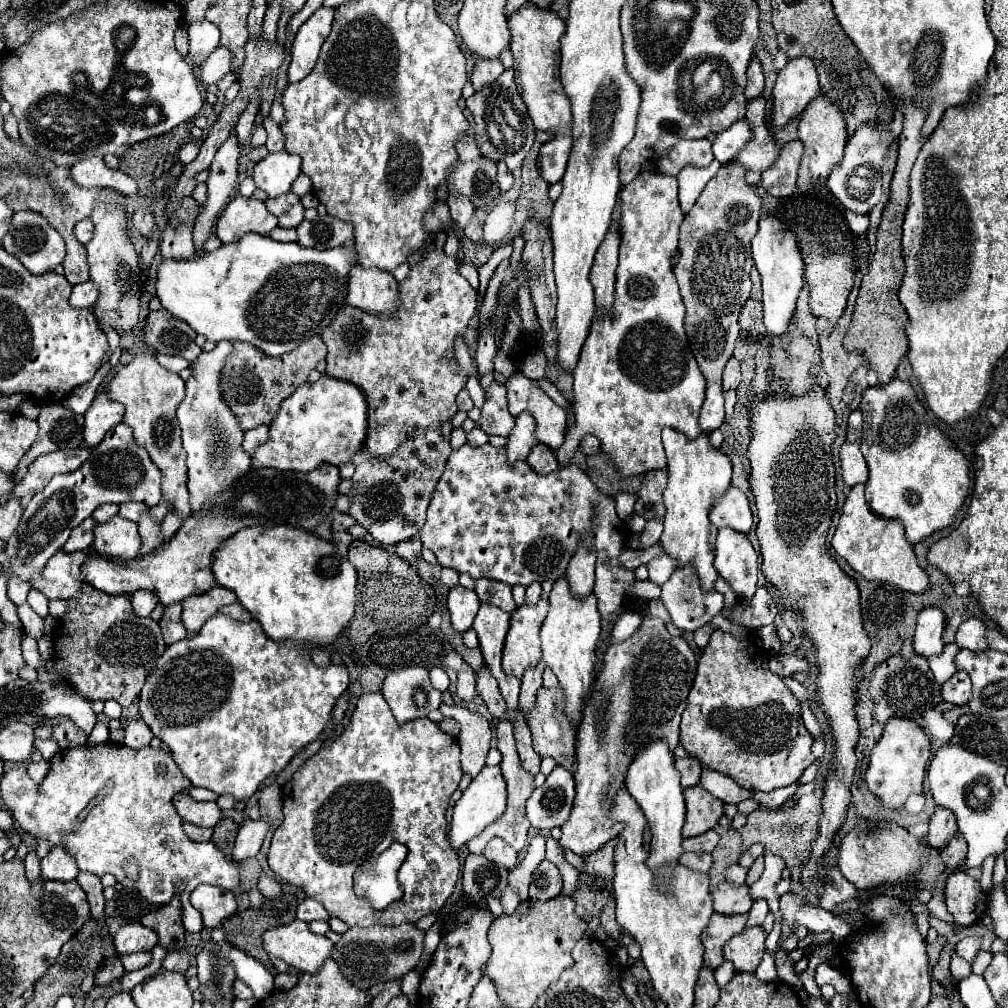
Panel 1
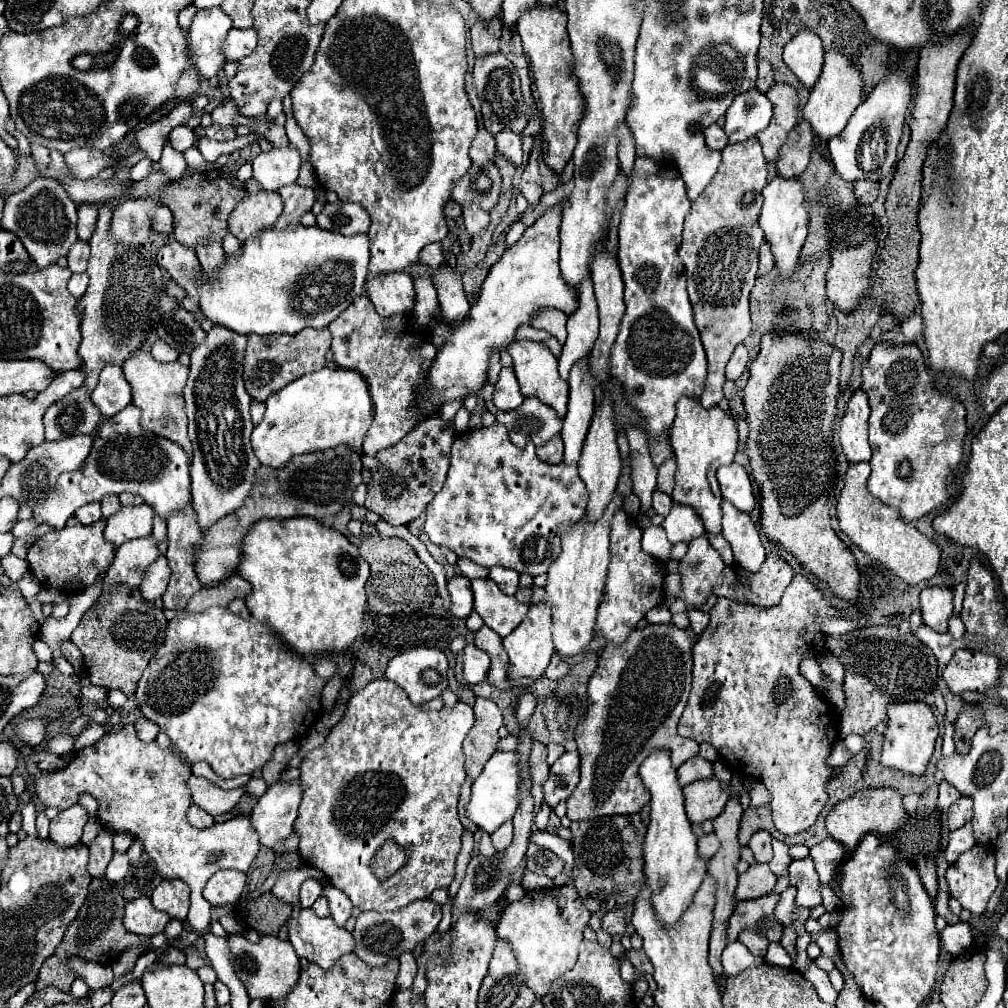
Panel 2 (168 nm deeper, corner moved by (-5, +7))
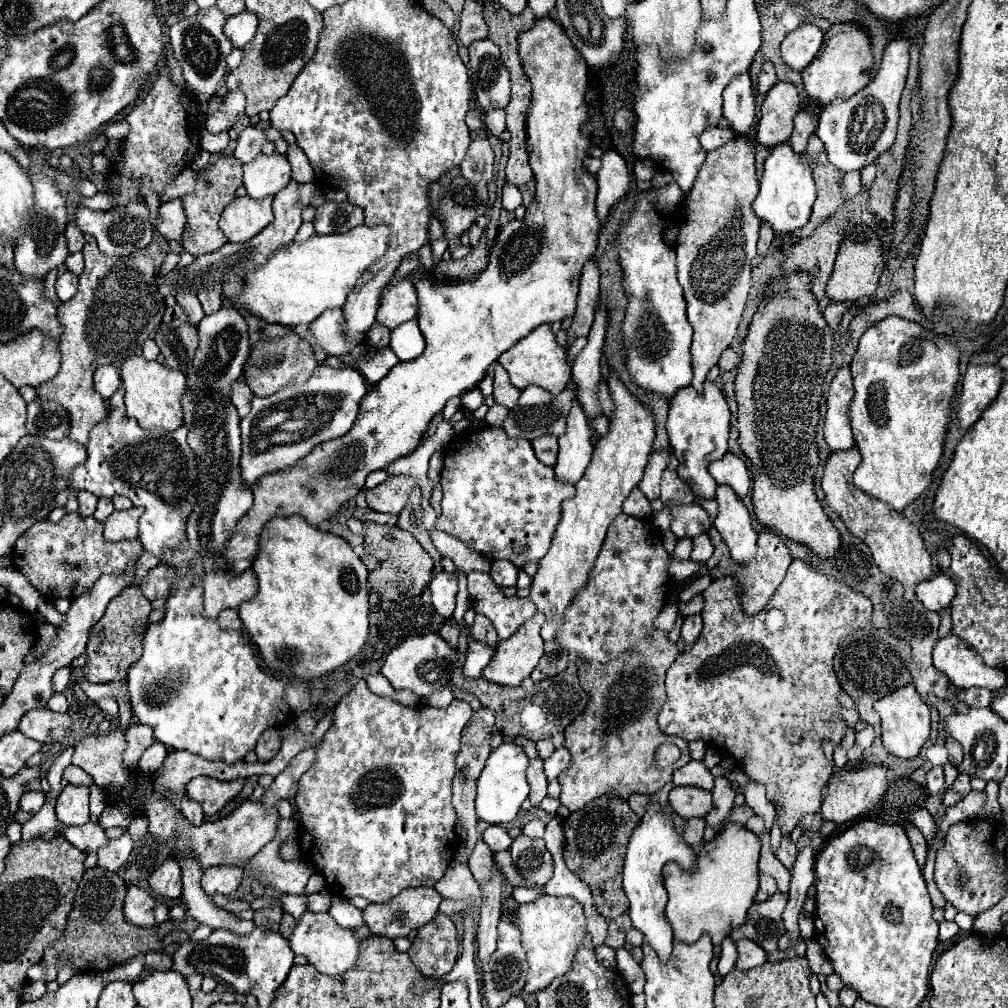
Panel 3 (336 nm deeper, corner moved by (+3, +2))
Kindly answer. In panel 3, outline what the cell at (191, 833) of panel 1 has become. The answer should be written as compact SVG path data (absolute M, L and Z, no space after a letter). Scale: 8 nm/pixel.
M187 796L181 800L181 812L183 812L183 816L185 816L193 826L201 826L201 824L203 824L203 810L199 808L199 804L195 804L195 802L189 800Z

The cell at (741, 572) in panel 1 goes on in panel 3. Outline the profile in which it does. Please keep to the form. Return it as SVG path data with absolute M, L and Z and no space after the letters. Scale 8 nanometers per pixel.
M717 486L715 500L719 504L719 516L713 526L725 540L731 558L737 564L749 564L757 556L757 532L751 526L749 510L745 508L743 500L731 492L731 488Z

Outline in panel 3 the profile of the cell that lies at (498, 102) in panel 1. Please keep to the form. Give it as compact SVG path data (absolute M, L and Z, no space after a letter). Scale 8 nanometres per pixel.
M477 40L469 46L469 74L477 104L483 112L489 108L507 108L511 98L511 80L507 66L499 58L499 48L491 40Z

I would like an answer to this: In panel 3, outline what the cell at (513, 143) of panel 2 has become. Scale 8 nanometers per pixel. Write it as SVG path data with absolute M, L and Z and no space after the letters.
M489 110L485 114L485 126L489 134L499 138L503 142L503 132L505 132L505 112L503 110Z

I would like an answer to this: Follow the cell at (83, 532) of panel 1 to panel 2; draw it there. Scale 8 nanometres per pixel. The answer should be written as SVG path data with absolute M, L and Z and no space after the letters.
M87 503L83 507L79 507L75 511L75 517L83 523L83 525L89 525L89 523L95 523L101 519L101 503Z

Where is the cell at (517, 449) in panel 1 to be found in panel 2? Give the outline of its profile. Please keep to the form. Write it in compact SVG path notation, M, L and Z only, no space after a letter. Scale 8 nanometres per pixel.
M527 397L515 411L503 413L501 423L507 427L507 433L515 445L523 447L531 441L539 447L559 435L563 419L555 415L551 407L539 403L539 399Z

